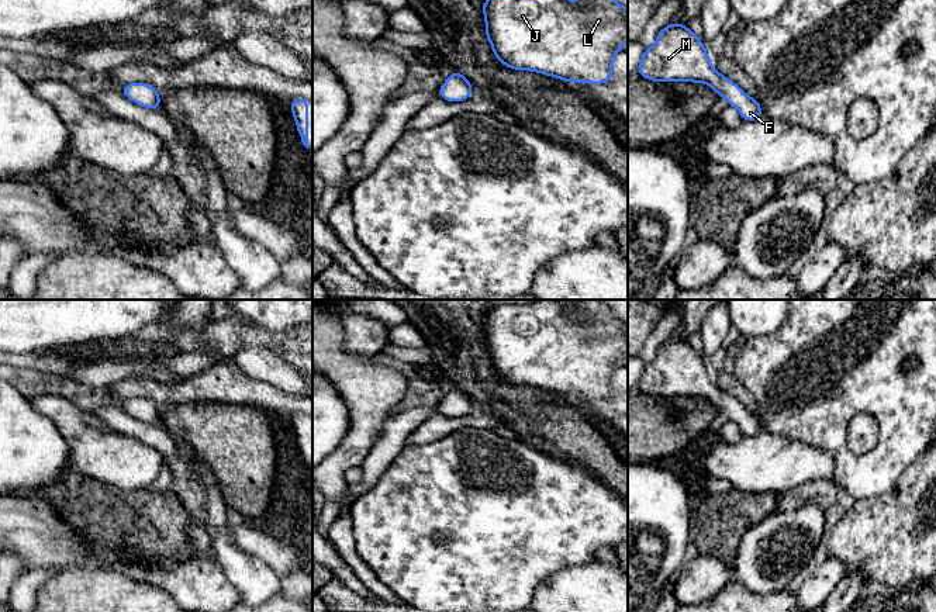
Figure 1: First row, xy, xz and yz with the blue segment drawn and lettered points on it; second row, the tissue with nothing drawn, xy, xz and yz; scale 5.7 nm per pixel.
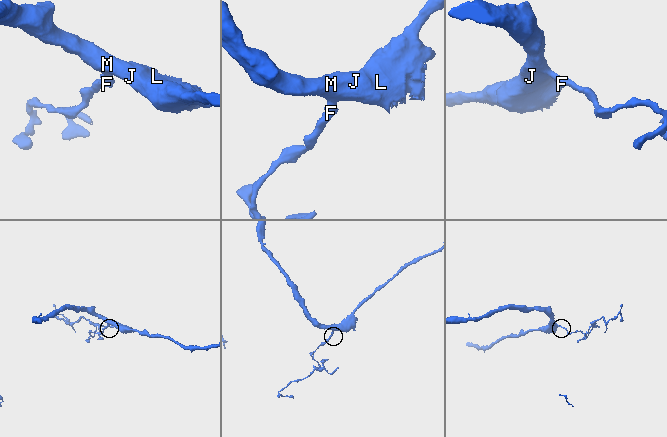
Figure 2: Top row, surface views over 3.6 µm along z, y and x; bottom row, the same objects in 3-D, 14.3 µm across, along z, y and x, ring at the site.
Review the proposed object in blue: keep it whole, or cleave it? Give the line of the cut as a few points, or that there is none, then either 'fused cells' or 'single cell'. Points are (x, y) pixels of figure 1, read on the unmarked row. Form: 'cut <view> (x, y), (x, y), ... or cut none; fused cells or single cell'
cut none; single cell

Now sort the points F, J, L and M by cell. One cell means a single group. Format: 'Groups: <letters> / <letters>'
Groups: F J L M

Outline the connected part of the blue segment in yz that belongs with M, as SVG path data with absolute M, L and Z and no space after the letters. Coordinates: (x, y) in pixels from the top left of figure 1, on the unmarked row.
M680 338L657 349L654 360L645 364L636 387L653 397L705 398L729 421L736 422L743 436L763 432L757 414L749 412L735 397L722 391L711 380L704 357Z

